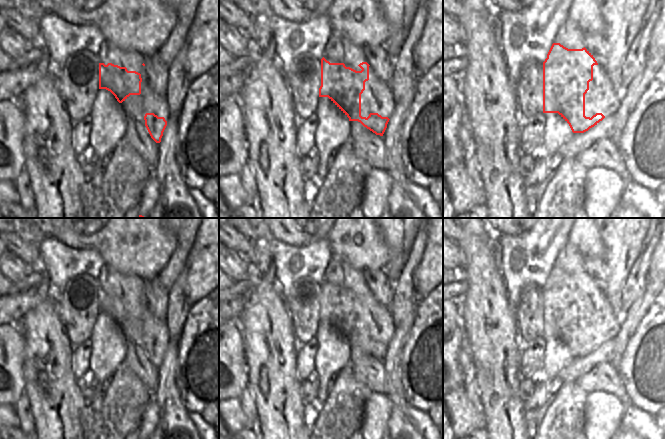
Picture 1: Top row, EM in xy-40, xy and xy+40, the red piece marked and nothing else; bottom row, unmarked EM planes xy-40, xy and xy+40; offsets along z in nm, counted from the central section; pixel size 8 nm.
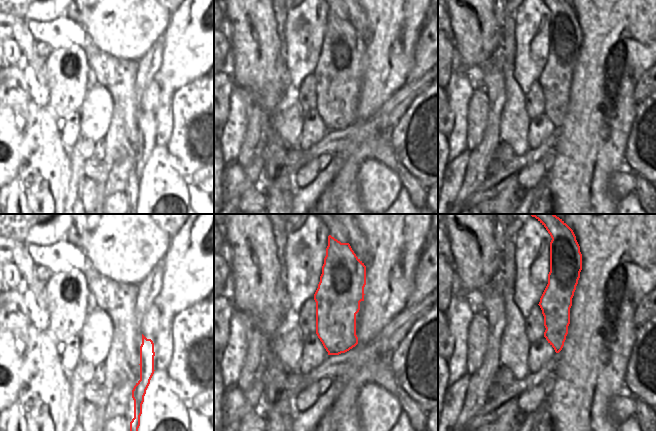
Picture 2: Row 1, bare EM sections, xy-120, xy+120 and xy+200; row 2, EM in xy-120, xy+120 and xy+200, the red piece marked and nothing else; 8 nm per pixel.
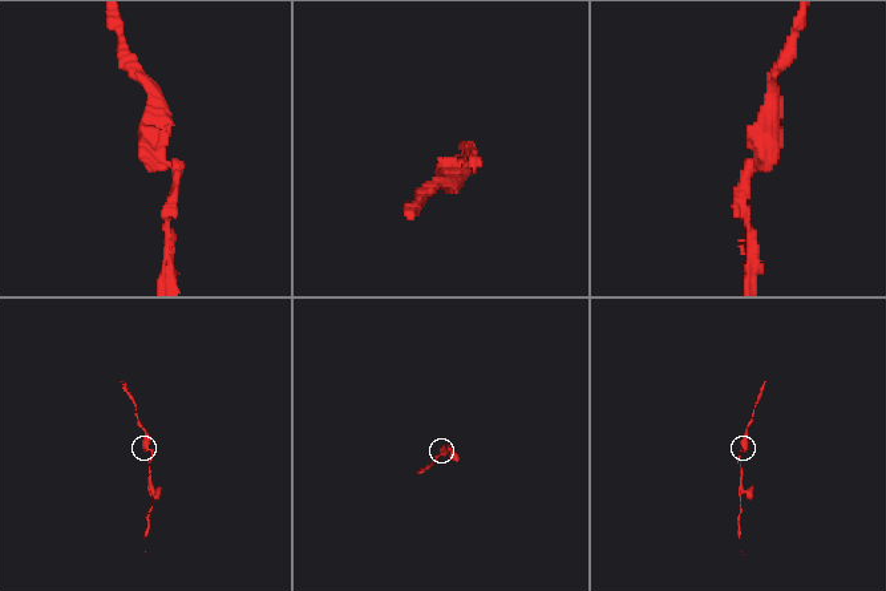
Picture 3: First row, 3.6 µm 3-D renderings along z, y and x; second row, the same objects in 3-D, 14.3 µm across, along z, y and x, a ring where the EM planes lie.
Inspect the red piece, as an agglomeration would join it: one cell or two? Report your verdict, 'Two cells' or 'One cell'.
Two cells.

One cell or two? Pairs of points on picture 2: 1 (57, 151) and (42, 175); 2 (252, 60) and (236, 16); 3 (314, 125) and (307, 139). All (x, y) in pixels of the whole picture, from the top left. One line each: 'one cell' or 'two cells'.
1: one cell
2: one cell
3: one cell

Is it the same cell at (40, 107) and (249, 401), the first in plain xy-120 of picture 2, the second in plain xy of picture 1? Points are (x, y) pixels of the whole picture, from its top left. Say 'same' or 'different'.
different

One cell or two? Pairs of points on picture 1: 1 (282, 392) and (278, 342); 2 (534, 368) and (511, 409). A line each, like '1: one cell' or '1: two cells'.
1: one cell
2: two cells

